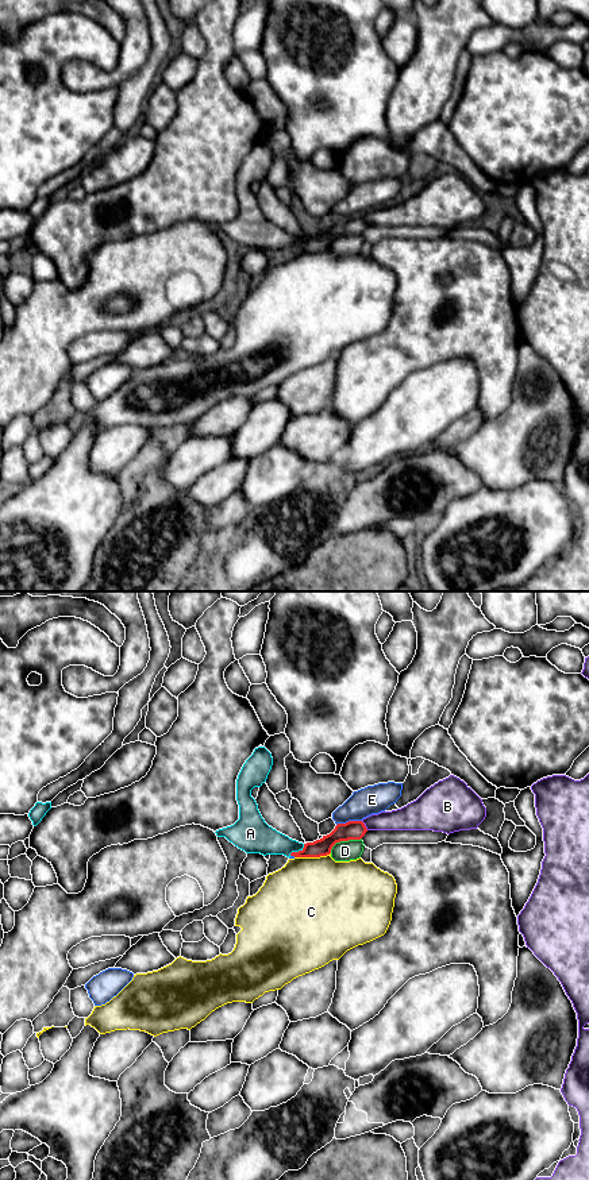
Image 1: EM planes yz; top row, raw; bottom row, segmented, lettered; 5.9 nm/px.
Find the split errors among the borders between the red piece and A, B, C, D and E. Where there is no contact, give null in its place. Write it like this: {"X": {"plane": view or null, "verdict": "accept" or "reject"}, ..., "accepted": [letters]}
{"A": {"plane": "yz", "verdict": "accept"}, "B": {"plane": "yz", "verdict": "reject"}, "C": {"plane": "yz", "verdict": "reject"}, "D": {"plane": "yz", "verdict": "reject"}, "E": {"plane": "yz", "verdict": "reject"}, "accepted": ["A"]}

